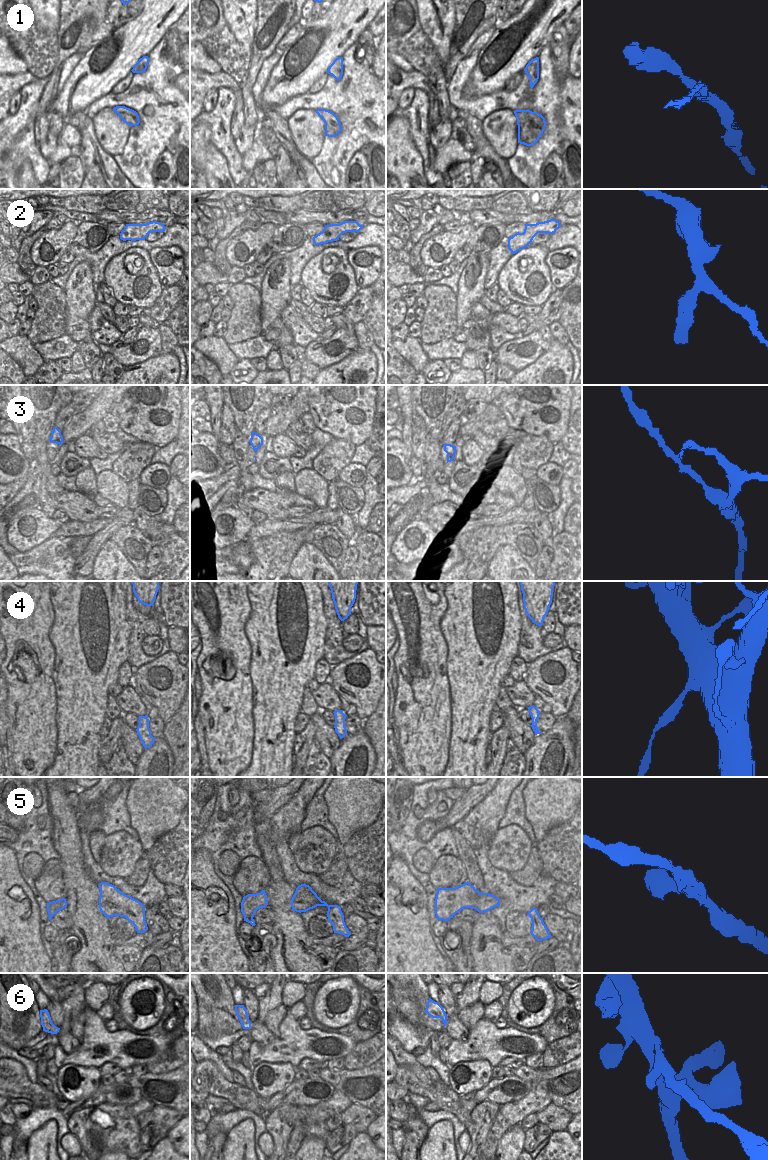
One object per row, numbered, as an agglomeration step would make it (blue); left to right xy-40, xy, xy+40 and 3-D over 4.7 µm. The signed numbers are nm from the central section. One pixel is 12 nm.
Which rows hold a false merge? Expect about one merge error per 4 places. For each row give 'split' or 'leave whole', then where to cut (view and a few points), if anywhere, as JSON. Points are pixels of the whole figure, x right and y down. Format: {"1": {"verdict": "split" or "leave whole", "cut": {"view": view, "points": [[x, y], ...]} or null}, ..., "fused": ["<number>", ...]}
{"1": {"verdict": "split", "cut": {"view": "xy+40", "points": [[529, 112], [532, 124], [540, 126], [543, 131]]}}, "2": {"verdict": "leave whole", "cut": null}, "3": {"verdict": "leave whole", "cut": null}, "4": {"verdict": "split", "cut": {"view": "xy+40", "points": [[538, 714], [531, 716]]}}, "5": {"verdict": "leave whole", "cut": null}, "6": {"verdict": "leave whole", "cut": null}, "fused": ["1", "4"]}

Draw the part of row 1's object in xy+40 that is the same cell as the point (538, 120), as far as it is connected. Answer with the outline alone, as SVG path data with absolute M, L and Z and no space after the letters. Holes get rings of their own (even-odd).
M535 112L534 114L529 113L529 116L533 121L533 127L541 126L543 131L545 130L546 121L545 121L545 118L541 114L537 112Z

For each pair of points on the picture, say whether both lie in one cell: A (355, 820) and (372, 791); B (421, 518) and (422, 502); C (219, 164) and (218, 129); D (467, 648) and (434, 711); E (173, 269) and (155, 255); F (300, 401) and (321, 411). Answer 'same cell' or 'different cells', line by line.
A: same cell
B: different cells
C: different cells
D: different cells
E: same cell
F: different cells

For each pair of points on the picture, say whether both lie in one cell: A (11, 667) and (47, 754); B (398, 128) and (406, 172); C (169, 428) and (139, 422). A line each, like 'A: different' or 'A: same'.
A: same
B: same
C: same

